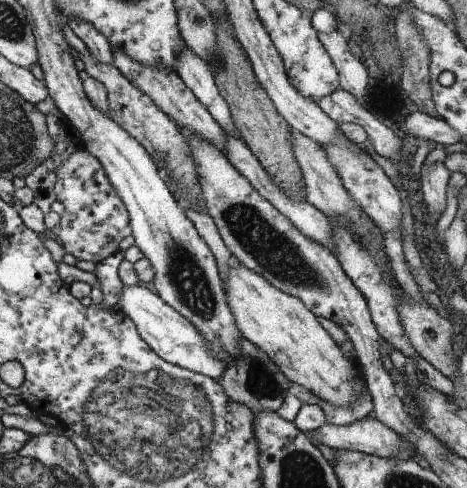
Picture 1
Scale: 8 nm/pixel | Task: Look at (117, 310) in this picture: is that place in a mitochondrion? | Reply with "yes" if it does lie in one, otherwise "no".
no

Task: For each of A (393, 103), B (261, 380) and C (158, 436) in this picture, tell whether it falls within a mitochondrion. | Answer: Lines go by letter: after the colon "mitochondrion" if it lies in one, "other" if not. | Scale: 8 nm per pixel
A: mitochondrion
B: mitochondrion
C: mitochondrion

